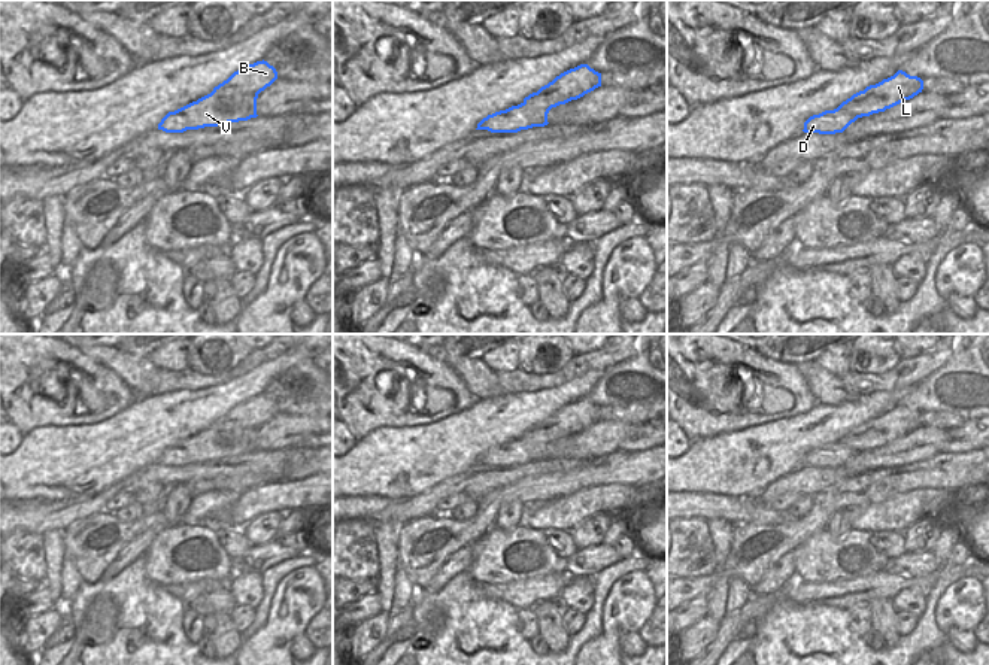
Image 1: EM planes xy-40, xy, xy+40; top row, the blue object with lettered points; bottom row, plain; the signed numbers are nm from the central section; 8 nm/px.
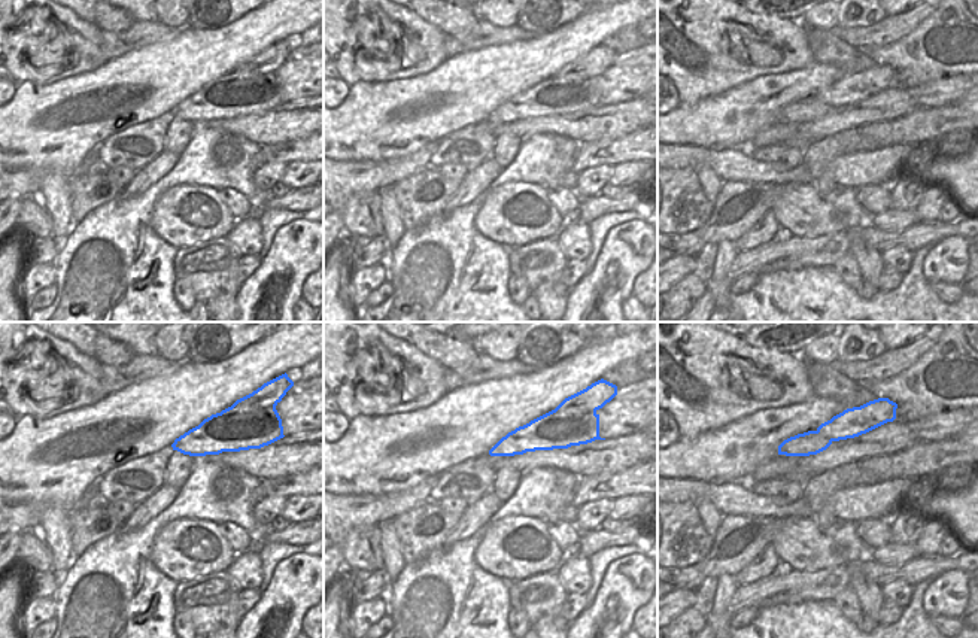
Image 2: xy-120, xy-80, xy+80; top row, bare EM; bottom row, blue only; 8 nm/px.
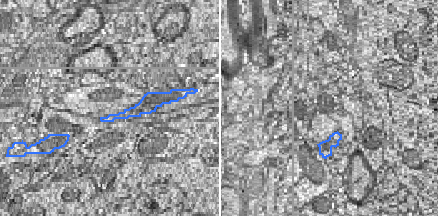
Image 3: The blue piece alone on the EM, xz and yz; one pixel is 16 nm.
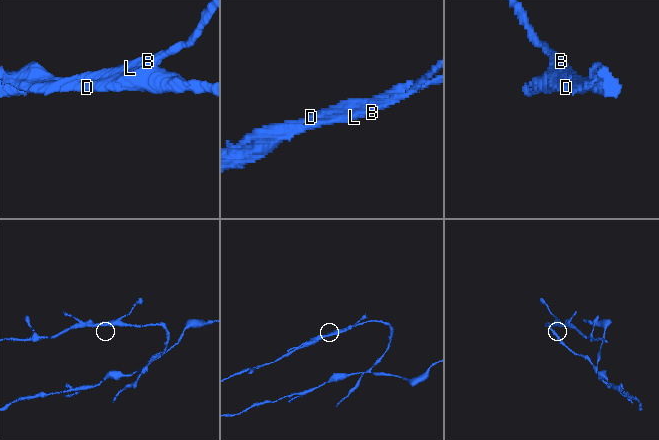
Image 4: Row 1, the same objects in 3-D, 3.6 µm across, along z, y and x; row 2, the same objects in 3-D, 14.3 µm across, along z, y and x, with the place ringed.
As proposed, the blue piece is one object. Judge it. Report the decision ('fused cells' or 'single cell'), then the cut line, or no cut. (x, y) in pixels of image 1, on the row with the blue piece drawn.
fused cells; cut in xy along (585, 91), (524, 102)

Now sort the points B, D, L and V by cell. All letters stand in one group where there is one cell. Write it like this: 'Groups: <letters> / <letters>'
Groups: B L / D V.

